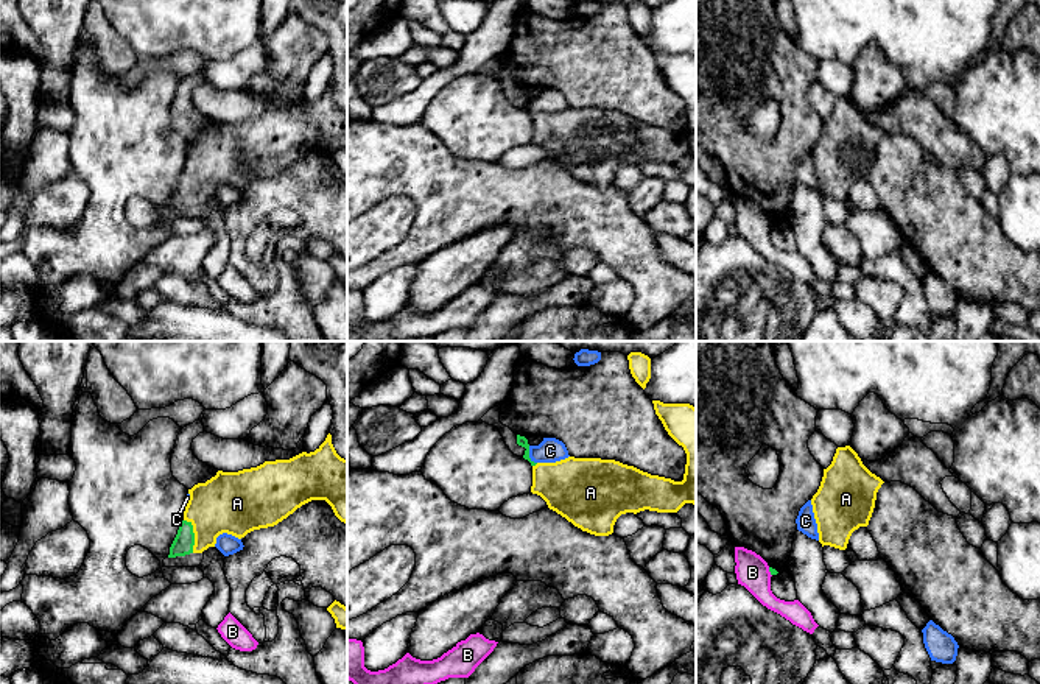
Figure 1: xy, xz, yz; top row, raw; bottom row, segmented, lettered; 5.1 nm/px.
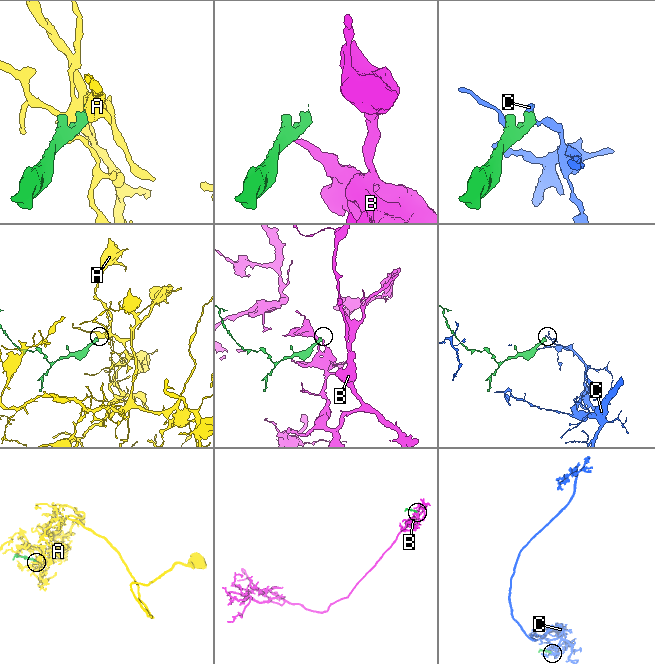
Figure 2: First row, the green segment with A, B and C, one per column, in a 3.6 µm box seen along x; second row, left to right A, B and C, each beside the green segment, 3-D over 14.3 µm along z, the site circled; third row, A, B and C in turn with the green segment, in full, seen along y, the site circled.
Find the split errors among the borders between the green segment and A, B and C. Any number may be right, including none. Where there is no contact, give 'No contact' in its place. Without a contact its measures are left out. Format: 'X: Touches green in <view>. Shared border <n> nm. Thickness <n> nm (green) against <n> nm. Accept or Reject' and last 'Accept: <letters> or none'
A: Touches green in xy. Shared border 180 nm. Thickness 110 nm (green) against 320 nm. Accept
B: Touches green in yz. Shared border 50 nm. Thickness 30 nm (green) against 170 nm. Reject
C: Touches green in xz. Shared border 100 nm. Thickness 50 nm (green) against 130 nm. Reject
Accept: A

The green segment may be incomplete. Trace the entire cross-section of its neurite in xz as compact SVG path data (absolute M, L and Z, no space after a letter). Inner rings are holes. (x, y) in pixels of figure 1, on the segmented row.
M652 400L652 404L668 435L687 453L682 481L651 475L615 460L568 457L556 463L534 463L529 458L528 439L517 435L517 444L526 449L523 458L532 466L531 492L540 495L550 509L574 527L595 536L612 534L617 519L626 513L637 514L645 509L677 513L685 503L696 506L696 408L690 404L663 404L660 400Z

